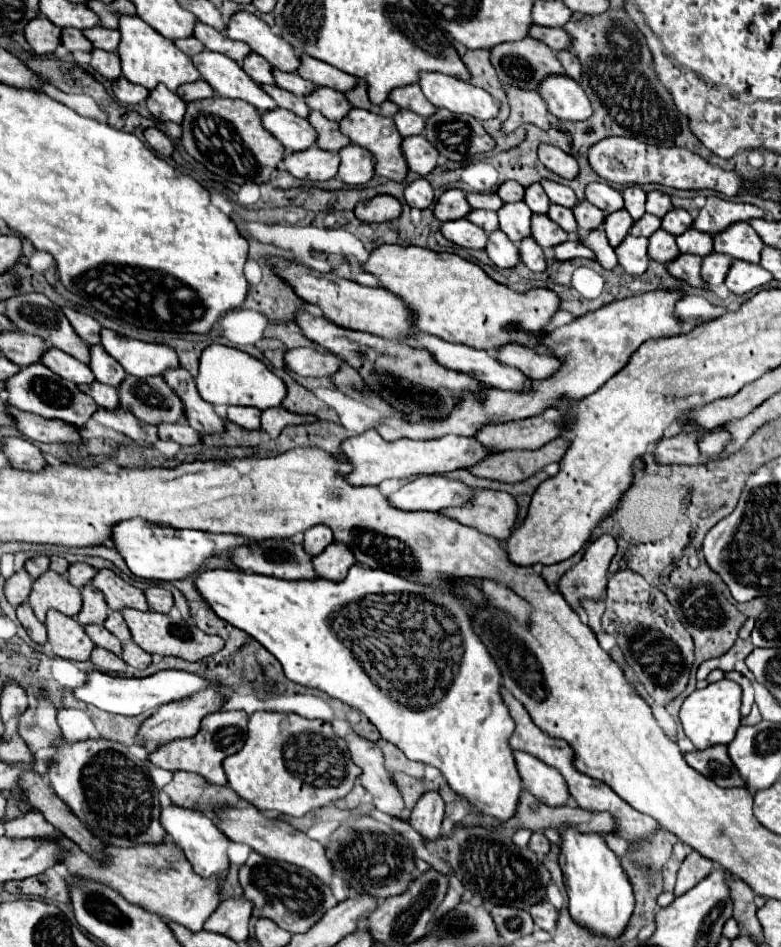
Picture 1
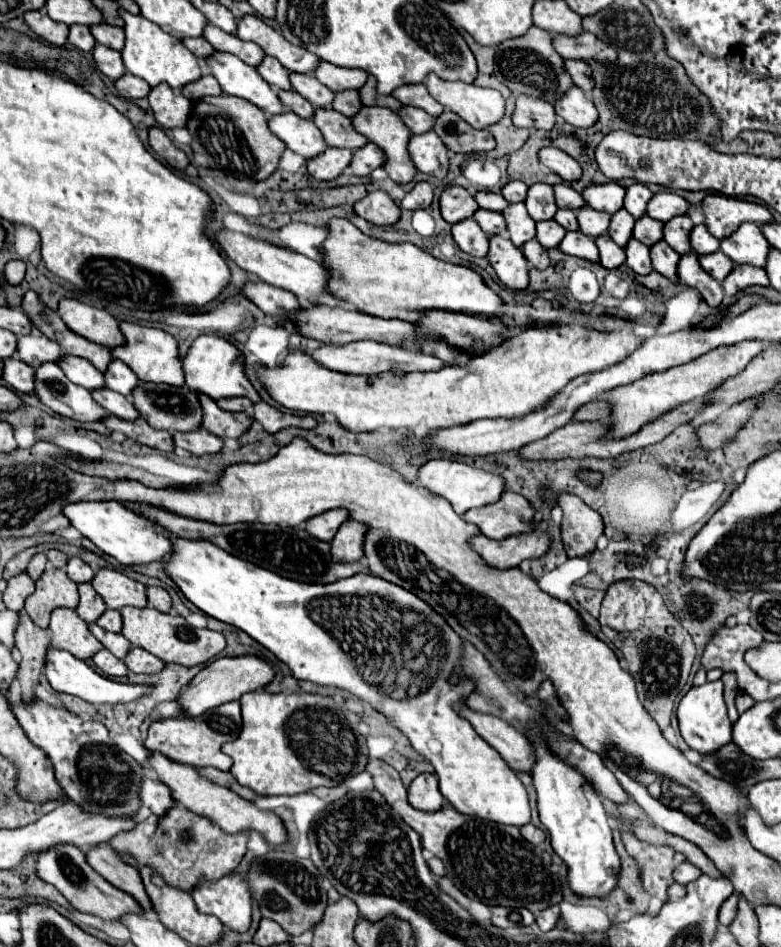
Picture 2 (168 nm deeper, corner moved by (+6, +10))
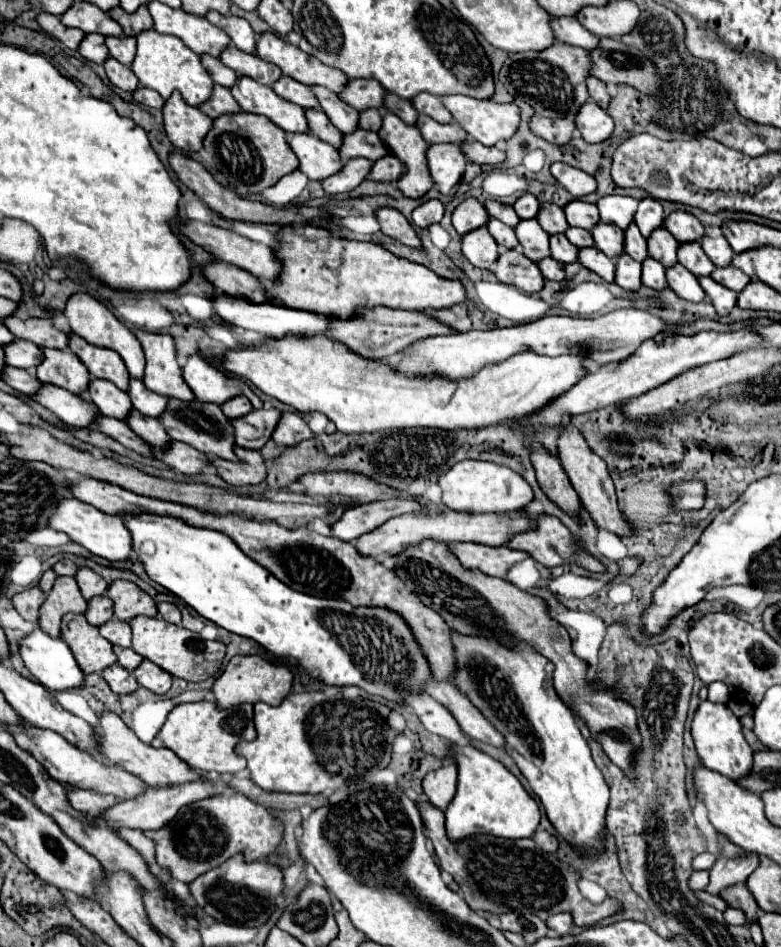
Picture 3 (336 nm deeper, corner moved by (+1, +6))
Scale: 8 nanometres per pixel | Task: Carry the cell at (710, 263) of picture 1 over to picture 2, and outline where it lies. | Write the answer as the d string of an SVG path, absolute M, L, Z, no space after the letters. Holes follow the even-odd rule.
M721 251L709 253L709 255L699 255L699 261L701 261L701 267L717 281L723 281L735 267L735 263L729 261L729 257L725 257L725 253L721 253Z

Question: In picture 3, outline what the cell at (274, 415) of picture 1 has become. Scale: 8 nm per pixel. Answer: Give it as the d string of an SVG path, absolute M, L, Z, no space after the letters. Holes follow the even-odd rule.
M282 413L278 429L272 435L274 443L284 445L284 447L294 447L300 441L310 439L310 437L312 437L312 431L310 431L308 423L296 413Z

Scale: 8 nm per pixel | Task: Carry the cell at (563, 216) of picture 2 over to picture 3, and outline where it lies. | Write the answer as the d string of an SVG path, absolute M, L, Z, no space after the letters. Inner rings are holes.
M570 227L566 231L566 237L568 237L570 243L574 243L580 249L582 247L594 247L594 239L592 239L590 233L586 233L586 229L574 229L574 227Z

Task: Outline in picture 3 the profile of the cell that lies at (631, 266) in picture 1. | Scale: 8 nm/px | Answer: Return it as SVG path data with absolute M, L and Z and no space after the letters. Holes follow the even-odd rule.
M648 257L642 263L642 283L646 287L650 287L650 289L656 289L656 291L666 289L668 281L666 281L666 269L662 267L662 263L658 263L652 257Z

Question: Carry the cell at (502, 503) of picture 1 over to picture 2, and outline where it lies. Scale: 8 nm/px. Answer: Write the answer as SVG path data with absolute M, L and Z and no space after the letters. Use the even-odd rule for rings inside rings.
M503 491L499 501L479 509L471 509L463 515L463 519L477 525L481 533L491 539L505 539L509 535L529 531L533 509L519 493Z

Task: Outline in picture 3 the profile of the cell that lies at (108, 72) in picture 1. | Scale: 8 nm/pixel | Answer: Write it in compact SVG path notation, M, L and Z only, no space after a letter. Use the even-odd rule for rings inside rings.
M112 57L104 63L104 69L106 69L106 75L110 79L110 83L122 91L136 91L138 89L138 77L132 73L130 67L126 65L120 65L118 61L114 61Z

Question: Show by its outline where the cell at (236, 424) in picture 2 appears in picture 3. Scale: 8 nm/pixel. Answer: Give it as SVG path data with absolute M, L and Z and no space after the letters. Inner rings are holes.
M260 409L250 411L246 417L232 421L236 429L236 443L244 449L262 449L266 441L272 437L278 421L280 421L278 409Z

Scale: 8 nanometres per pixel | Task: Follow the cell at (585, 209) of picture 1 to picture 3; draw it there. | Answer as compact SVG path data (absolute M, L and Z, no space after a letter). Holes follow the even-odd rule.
M598 223L590 233L594 237L596 247L610 259L618 259L624 253L624 231L622 229L614 229L612 225Z

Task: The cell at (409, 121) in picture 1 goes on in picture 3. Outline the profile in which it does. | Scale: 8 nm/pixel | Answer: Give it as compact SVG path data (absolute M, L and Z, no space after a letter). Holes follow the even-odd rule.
M420 115L416 127L420 129L422 137L428 143L452 143L452 145L462 145L464 141L468 141L468 133L464 133L462 127L458 125L442 125L438 121L434 121L428 115Z

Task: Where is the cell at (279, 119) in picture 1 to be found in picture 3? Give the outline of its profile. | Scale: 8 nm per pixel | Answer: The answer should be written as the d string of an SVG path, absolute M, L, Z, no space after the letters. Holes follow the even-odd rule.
M290 133L288 143L300 159L300 171L310 181L324 181L344 167L344 163L340 163L338 151L332 145L316 139L312 133L306 133L306 137L300 133Z

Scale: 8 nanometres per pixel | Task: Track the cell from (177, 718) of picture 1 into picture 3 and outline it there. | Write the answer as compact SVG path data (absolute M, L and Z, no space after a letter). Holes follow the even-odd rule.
M236 655L228 661L224 673L218 677L218 681L212 687L214 699L218 701L218 707L234 707L240 703L268 703L268 705L280 705L286 695L292 689L294 675L284 665L274 665L262 659L260 655Z

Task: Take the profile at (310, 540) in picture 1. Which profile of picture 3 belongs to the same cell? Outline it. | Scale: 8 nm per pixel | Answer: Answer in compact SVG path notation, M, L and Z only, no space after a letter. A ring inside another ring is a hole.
M390 497L384 501L374 501L366 505L358 505L348 509L340 521L334 523L332 537L338 537L342 541L354 541L364 533L374 531L376 527L384 525L388 519L406 515L406 513L418 513L422 505L414 499L402 499L402 497Z

